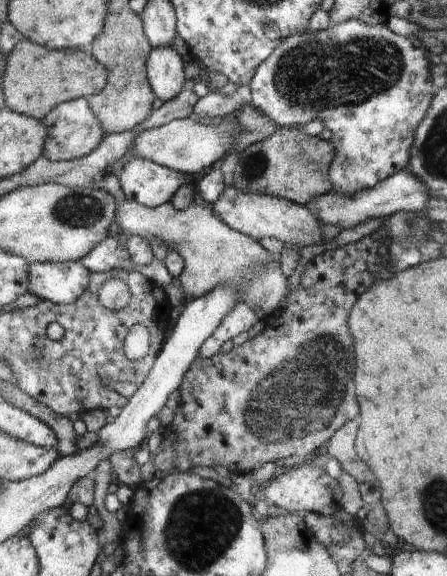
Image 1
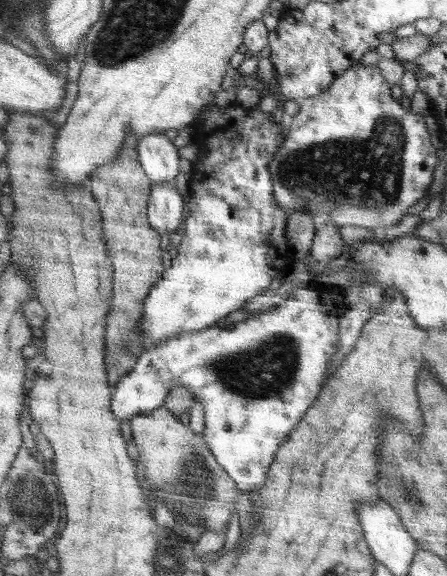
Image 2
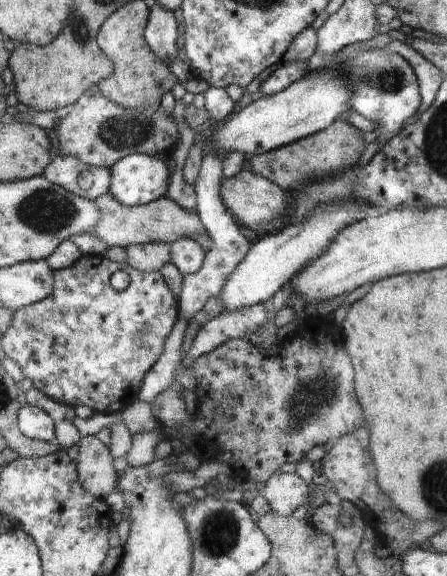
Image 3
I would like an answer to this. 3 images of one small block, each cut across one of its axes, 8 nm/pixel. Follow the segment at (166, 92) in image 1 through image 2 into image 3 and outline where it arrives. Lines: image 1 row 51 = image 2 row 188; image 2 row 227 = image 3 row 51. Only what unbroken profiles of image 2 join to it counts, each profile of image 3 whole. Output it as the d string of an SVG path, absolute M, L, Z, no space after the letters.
M156 3L152 9L153 13L146 29L146 40L160 58L172 61L181 51L176 30L176 18L174 18L172 10L160 6L159 3Z

